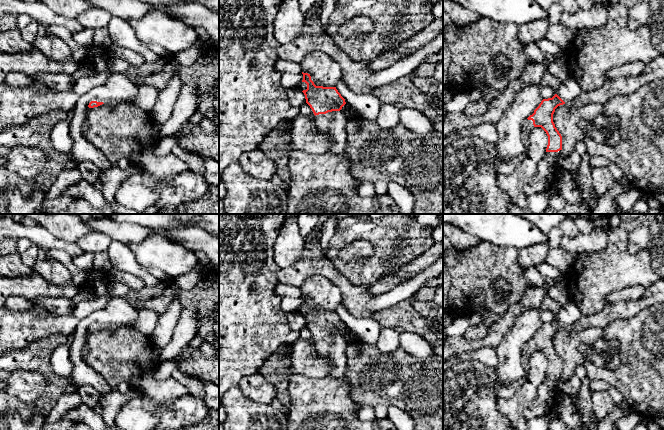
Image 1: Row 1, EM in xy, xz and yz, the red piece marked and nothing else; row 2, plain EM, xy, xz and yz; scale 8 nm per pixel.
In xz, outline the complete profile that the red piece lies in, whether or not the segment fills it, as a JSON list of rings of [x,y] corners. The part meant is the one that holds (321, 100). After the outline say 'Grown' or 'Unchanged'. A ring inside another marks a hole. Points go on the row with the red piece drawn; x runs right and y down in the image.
[[[303,73],[303,80],[307,89],[302,92],[306,103],[315,115],[315,122],[320,132],[330,137],[330,153],[341,154],[345,152],[348,120],[340,111],[346,104],[345,99],[336,87],[316,86],[308,73]]]. Grown

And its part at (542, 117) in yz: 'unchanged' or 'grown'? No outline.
grown

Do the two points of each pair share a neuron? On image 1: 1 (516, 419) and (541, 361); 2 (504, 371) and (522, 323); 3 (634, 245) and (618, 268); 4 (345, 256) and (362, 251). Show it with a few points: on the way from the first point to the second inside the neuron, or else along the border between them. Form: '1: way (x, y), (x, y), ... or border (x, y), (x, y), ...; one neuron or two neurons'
1: way (516, 405), (528, 391), (536, 375); one neuron
2: way (509, 359), (509, 350), (518, 335); one neuron
3: border (627, 233), (627, 249), (632, 254), (645, 249); two neurons
4: way (349, 252), (358, 251); one neuron

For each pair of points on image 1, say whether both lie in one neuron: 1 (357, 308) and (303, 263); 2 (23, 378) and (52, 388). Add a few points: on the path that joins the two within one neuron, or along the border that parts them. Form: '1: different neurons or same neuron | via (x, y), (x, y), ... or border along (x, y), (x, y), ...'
1: same neuron | via (349, 292), (323, 265), (319, 264)
2: different neurons | border along (35, 370), (44, 377), (46, 387), (29, 403)

